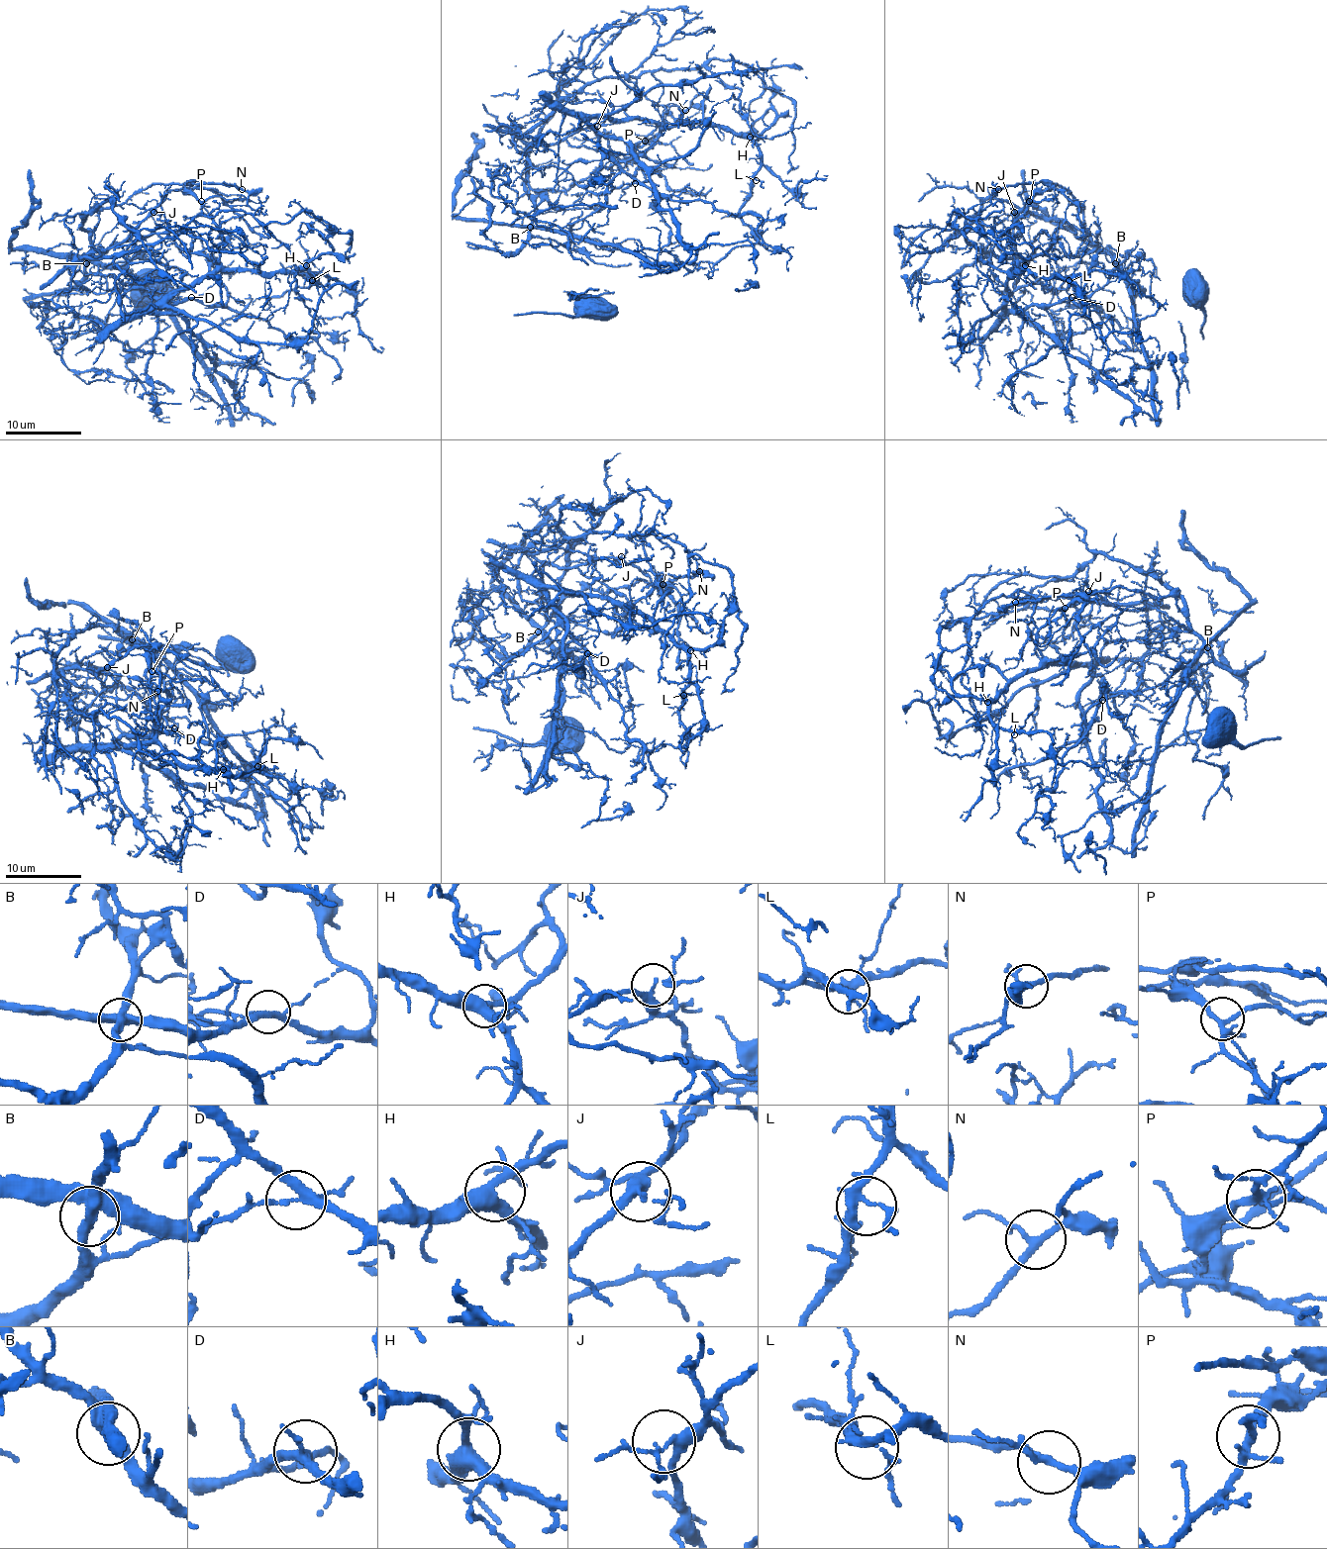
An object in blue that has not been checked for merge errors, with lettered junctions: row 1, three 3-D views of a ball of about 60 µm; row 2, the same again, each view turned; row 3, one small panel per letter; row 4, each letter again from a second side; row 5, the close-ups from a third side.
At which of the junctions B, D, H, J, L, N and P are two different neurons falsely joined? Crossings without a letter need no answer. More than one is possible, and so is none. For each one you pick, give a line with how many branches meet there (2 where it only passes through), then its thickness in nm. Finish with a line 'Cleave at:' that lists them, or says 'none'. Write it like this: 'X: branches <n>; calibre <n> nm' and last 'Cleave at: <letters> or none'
B: branches 4; calibre 420 nm
D: branches 4; calibre 240 nm
Cleave at: B, D

